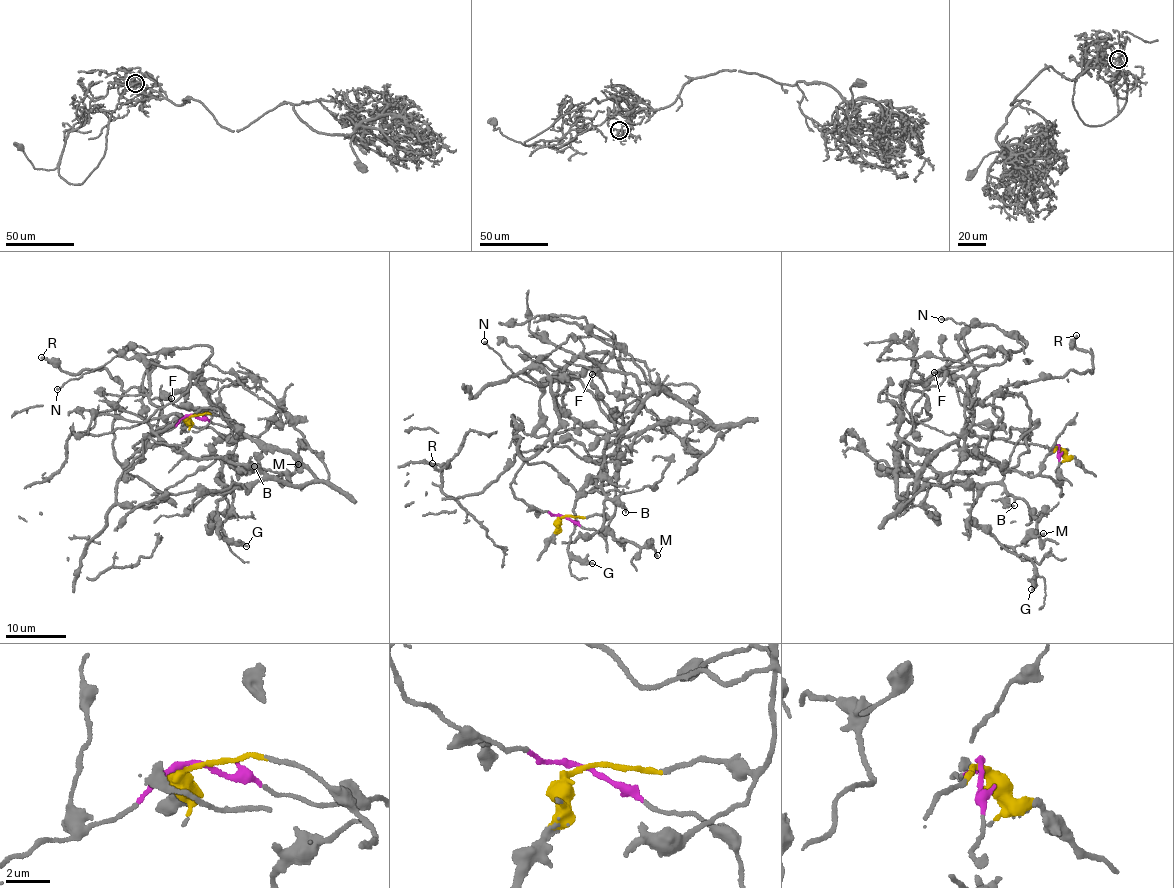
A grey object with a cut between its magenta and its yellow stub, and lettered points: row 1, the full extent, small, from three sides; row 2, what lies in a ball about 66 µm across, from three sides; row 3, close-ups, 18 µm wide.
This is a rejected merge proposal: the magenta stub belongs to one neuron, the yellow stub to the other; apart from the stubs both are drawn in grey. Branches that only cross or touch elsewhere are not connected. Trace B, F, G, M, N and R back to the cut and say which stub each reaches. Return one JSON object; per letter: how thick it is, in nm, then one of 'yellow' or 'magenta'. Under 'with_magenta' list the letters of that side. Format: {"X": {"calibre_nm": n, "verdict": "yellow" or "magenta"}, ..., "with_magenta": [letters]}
{"B": {"calibre_nm": 170, "verdict": "yellow"}, "F": {"calibre_nm": 140, "verdict": "yellow"}, "G": {"calibre_nm": 280, "verdict": "yellow"}, "M": {"calibre_nm": 200, "verdict": "yellow"}, "N": {"calibre_nm": 150, "verdict": "yellow"}, "R": {"calibre_nm": 240, "verdict": "magenta"}, "with_magenta": ["R"]}

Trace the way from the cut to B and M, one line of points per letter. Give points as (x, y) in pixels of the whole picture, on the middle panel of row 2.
B: (565, 516), (613, 514), (623, 453), (649, 428), (715, 428), (663, 391), (604, 450), (602, 489), (625, 512)
M: (565, 516), (613, 514), (649, 428), (715, 428), (663, 391), (602, 478), (611, 534), (658, 556)

